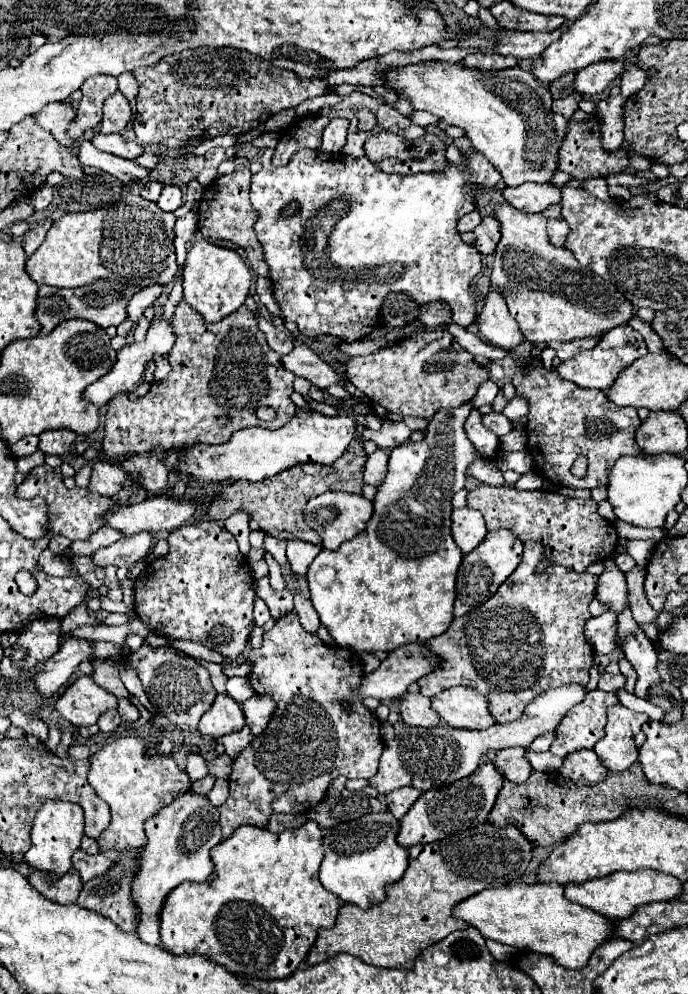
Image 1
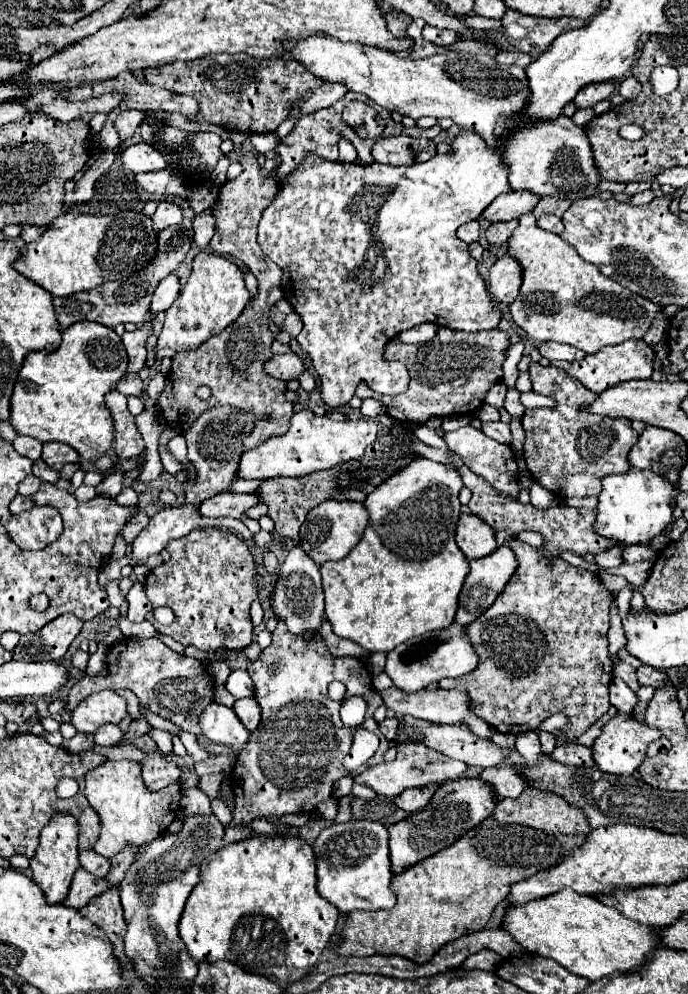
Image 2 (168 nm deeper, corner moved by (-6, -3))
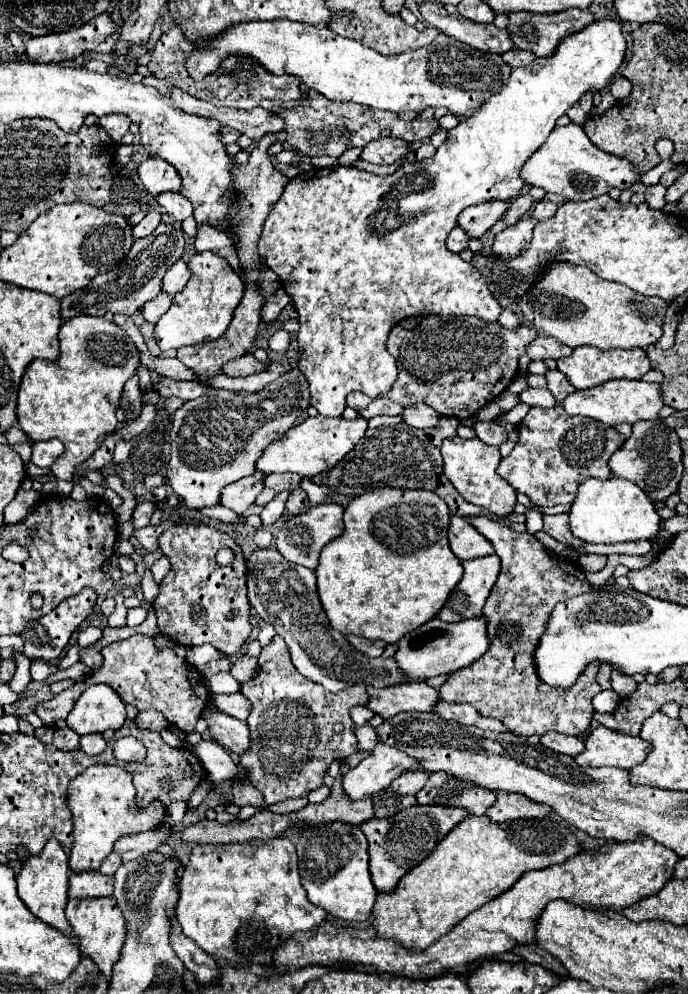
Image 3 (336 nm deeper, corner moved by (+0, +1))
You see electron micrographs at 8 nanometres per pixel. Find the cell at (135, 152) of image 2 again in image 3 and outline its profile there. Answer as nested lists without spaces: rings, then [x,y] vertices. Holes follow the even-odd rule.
[[[151,157],[139,165],[139,179],[153,197],[165,191],[181,193],[181,177],[177,175],[177,169],[157,157]]]

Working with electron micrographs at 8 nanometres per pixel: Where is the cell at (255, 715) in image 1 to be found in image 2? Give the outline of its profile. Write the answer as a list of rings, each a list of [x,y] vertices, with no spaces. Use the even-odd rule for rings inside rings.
[[[239,699],[235,701],[233,705],[233,711],[237,713],[237,717],[241,719],[241,723],[249,729],[249,731],[255,731],[259,721],[261,721],[261,715],[259,715],[259,703],[255,703],[255,699]]]

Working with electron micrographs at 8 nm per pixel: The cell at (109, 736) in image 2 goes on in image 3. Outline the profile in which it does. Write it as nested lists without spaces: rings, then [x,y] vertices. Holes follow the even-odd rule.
[[[93,733],[93,735],[83,735],[81,741],[79,741],[79,749],[81,749],[83,753],[87,753],[87,755],[97,755],[97,753],[101,753],[101,751],[105,749],[105,745],[107,745],[107,741],[103,739],[103,735],[97,735],[97,733]]]

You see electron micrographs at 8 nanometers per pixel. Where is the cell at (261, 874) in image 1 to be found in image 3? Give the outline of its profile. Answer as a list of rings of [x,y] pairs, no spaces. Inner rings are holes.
[[[285,837],[231,845],[195,845],[179,881],[179,901],[175,915],[183,927],[183,933],[205,953],[233,963],[241,963],[243,957],[249,957],[253,965],[269,965],[275,949],[285,939],[297,931],[317,927],[327,917],[321,907],[309,903],[297,869],[295,845]]]

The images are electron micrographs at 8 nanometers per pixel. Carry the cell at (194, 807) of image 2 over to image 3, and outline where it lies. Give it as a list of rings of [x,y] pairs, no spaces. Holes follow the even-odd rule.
[[[175,801],[175,803],[171,803],[171,805],[167,807],[165,823],[171,825],[171,827],[175,827],[175,825],[181,823],[181,819],[183,819],[185,813],[187,813],[187,803],[185,803],[185,801]]]

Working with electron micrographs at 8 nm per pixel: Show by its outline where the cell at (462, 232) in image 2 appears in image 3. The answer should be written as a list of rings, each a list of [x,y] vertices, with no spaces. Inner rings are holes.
[[[455,227],[447,237],[447,249],[453,253],[461,253],[463,249],[467,249],[467,245],[469,245],[469,237],[465,235],[465,231],[461,231],[461,227]]]

